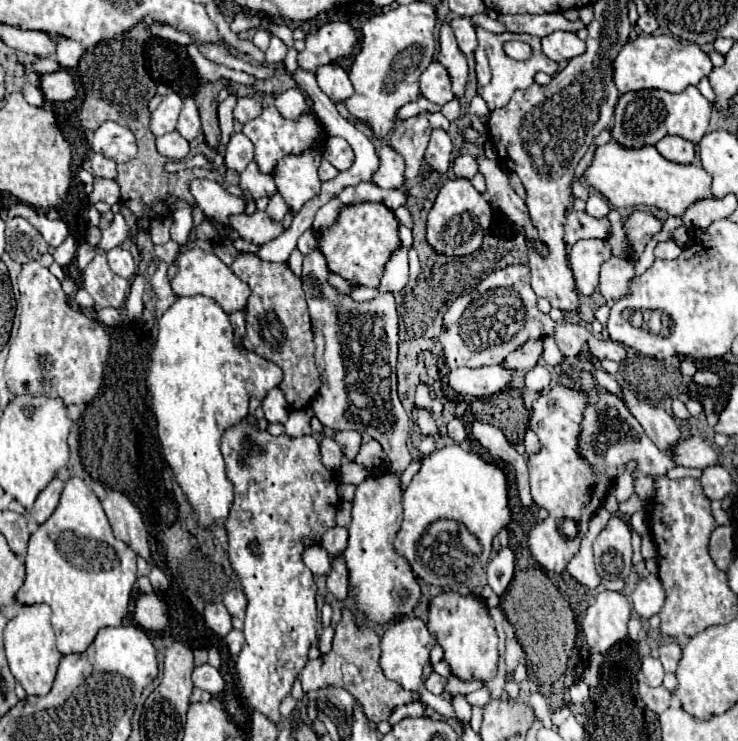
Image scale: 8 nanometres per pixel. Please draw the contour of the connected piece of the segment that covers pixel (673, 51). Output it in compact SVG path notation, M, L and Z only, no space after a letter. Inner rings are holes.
M638 36L620 48L612 62L612 78L620 96L644 88L680 92L684 86L698 84L700 78L708 76L708 70L712 70L712 62L704 50L700 50L696 44L680 42L672 36Z

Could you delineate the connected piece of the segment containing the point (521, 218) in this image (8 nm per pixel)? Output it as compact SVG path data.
M478 156L478 164L480 164L480 172L486 178L488 200L496 208L500 208L516 226L522 228L526 242L534 248L536 254L548 256L548 246L538 240L538 232L530 220L530 212L528 212L526 202L508 184L508 172L496 160L490 160L484 156Z

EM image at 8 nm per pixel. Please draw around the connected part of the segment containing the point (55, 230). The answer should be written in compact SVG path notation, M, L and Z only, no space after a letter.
M18 202L8 210L8 218L14 218L14 216L26 218L46 238L46 242L50 246L60 246L70 234L68 226L62 220L48 220L42 212L38 212L36 208L32 208L30 204L24 204L24 202Z

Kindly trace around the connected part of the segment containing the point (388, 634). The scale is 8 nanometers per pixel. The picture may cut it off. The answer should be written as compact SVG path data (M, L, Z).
M402 618L394 624L388 626L388 630L384 632L382 636L382 642L380 642L380 650L382 650L382 656L380 656L380 668L384 672L384 676L392 682L398 682L404 690L410 690L410 692L416 692L420 696L420 700L436 710L440 716L444 718L454 718L456 720L456 714L454 714L454 708L452 708L452 702L444 700L442 696L434 696L430 694L426 688L424 688L424 680L422 680L422 670L424 666L428 664L428 658L430 658L430 650L432 646L436 644L436 638L428 632L426 624L420 620L420 618Z

